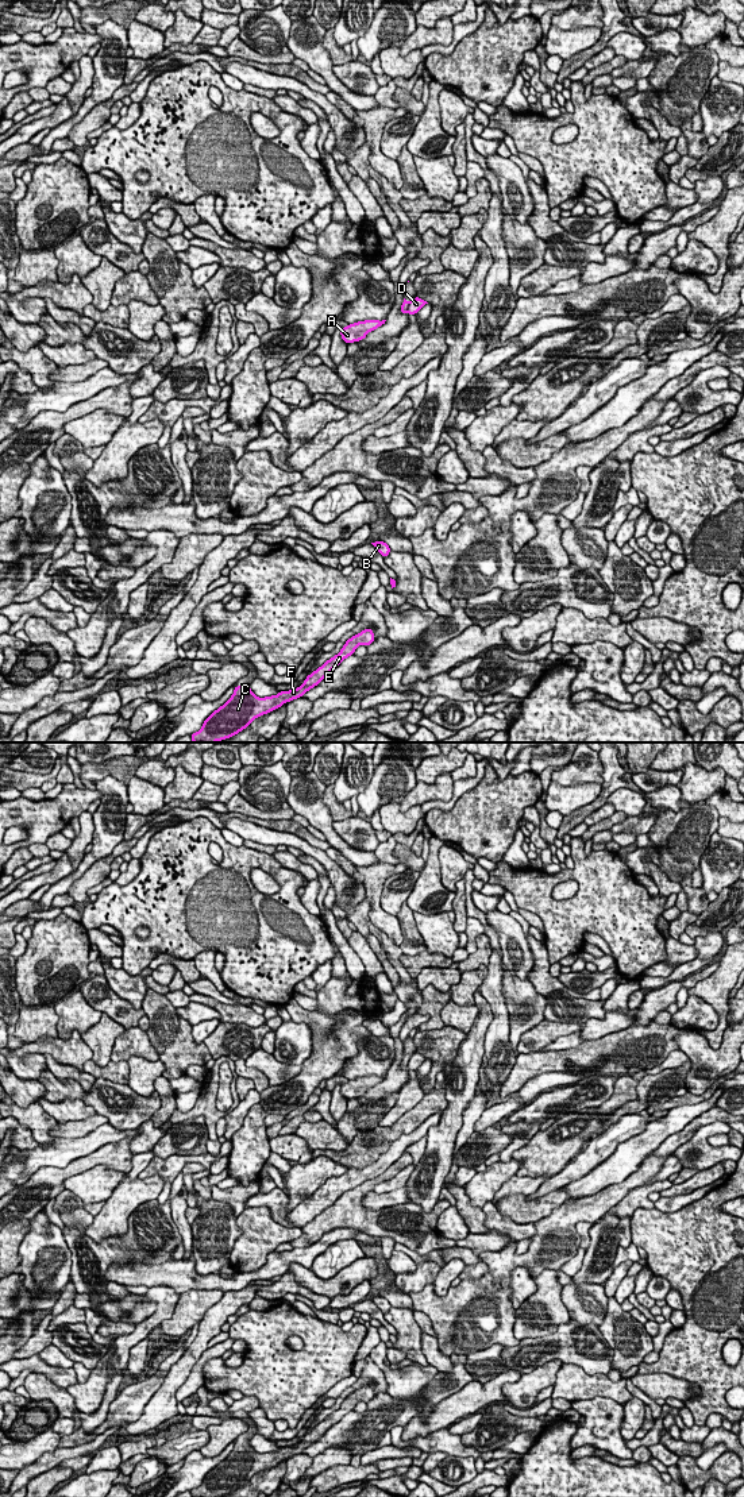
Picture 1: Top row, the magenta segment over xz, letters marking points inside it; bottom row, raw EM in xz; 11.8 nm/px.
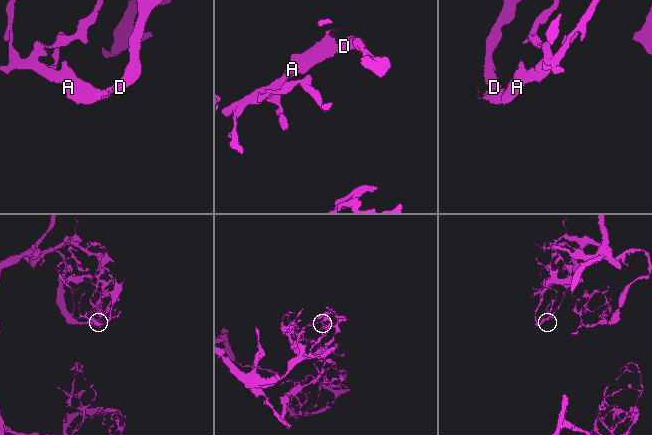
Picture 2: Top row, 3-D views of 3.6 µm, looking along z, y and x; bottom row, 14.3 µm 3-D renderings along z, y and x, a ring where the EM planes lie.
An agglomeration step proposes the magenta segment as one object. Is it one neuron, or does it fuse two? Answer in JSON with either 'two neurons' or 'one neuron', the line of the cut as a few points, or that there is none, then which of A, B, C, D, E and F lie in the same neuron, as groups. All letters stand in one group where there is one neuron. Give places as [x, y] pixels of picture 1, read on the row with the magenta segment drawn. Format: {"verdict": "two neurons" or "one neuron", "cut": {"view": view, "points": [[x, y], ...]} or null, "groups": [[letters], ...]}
{"verdict": "two neurons", "cut": {"view": "xz", "points": [[411, 301], [405, 312]]}, "groups": [["A"], ["B", "C", "D", "E", "F"]]}

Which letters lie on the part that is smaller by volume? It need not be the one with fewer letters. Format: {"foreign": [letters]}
{"foreign": ["A"]}

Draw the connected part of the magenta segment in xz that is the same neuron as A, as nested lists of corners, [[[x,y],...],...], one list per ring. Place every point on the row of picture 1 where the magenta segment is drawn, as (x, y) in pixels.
[[[365,320],[365,321],[356,321],[354,324],[348,324],[347,327],[342,328],[340,336],[343,342],[354,343],[361,342],[366,337],[366,335],[378,327],[383,325],[386,320]]]

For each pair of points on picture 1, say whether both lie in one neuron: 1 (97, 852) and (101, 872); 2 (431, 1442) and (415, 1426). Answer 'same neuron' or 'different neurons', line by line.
1: different neurons
2: different neurons

